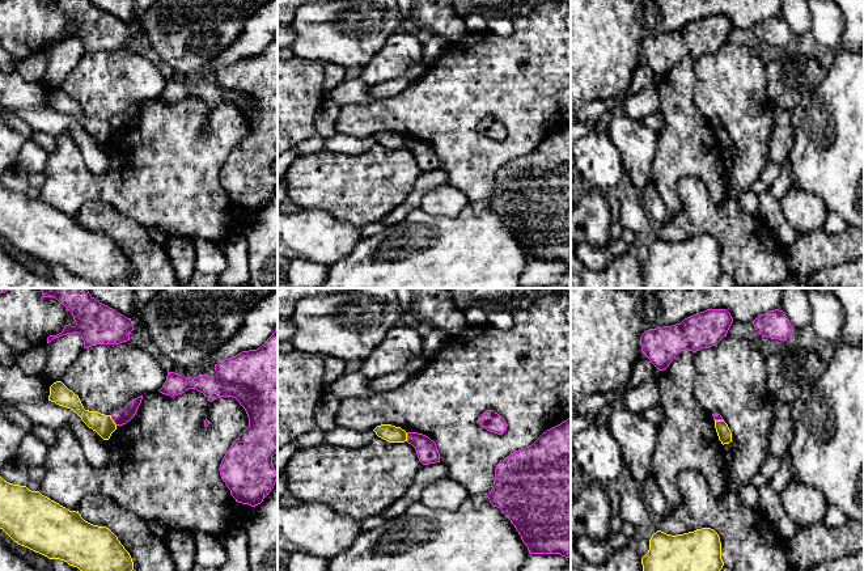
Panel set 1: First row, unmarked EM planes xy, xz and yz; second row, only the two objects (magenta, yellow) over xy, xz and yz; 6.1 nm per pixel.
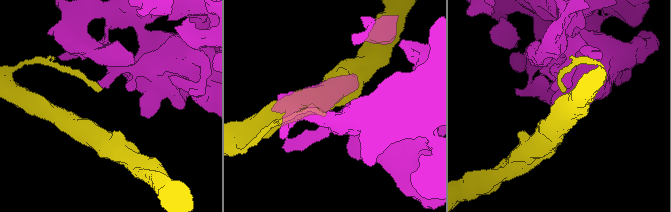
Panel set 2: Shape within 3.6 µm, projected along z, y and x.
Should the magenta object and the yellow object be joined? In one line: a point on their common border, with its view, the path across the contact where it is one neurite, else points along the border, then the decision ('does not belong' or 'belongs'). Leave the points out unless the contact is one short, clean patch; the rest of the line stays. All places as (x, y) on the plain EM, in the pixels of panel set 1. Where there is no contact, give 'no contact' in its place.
meets magenta in xy at (113, 126); border along xy (110, 122), (117, 131); does not belong

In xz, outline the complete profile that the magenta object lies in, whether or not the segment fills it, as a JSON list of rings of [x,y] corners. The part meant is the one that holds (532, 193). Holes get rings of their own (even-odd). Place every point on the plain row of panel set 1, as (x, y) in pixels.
[[[571,123],[543,139],[531,152],[501,166],[487,204],[511,227],[530,261],[560,261],[571,266]]]

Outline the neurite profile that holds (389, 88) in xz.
[[[416,64],[411,67],[407,73],[399,79],[387,80],[376,85],[372,85],[369,98],[373,101],[393,97],[401,93],[410,84],[415,83],[427,72],[427,67]]]

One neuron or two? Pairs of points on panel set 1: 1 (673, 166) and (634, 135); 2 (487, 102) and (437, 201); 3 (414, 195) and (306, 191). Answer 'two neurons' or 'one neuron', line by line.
1: two neurons
2: two neurons
3: two neurons

